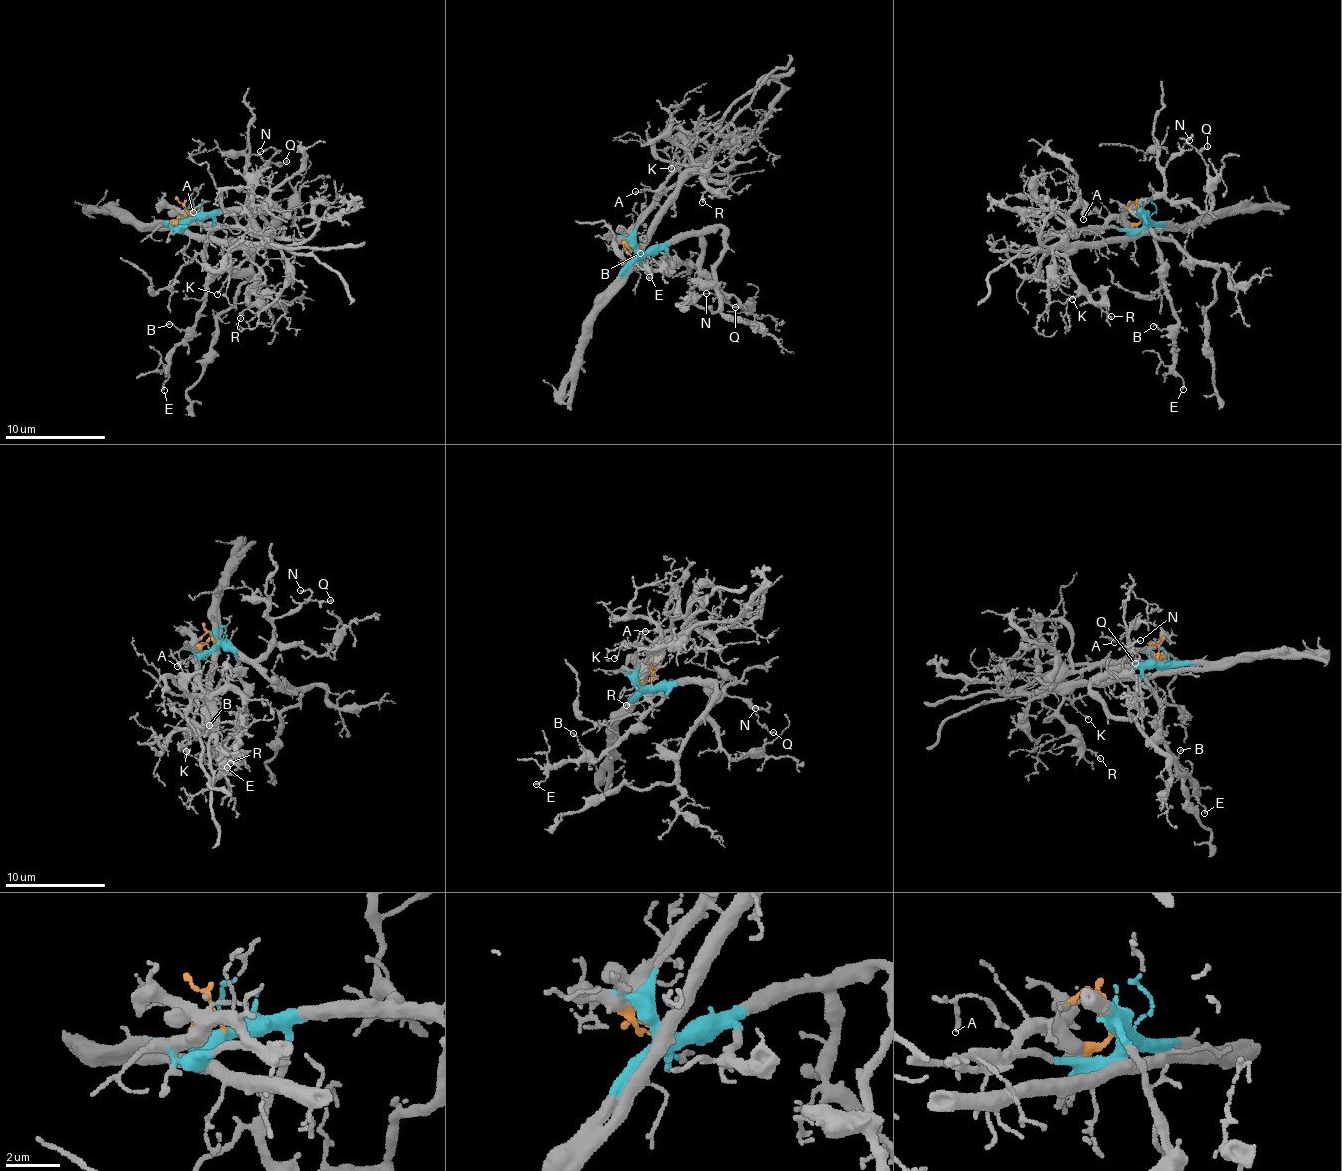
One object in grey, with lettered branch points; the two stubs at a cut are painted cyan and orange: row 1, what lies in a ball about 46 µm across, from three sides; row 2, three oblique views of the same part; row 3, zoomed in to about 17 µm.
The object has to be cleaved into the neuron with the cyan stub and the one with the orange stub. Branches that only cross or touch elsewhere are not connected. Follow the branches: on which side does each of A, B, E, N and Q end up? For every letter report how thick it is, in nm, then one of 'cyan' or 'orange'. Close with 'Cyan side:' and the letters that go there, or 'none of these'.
A: 130 nm thick; orange
B: 120 nm thick; cyan
E: 120 nm thick; cyan
N: 120 nm thick; cyan
Q: 90 nm thick; cyan
Cyan side: B, E, N, Q

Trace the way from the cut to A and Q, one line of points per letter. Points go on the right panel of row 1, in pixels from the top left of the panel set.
A: (1142, 220), (1133, 203), (1105, 219), (1093, 206), (1086, 206), (1084, 219)
Q: (1144, 220), (1147, 218), (1134, 205), (1154, 199), (1162, 191), (1165, 163), (1182, 150), (1208, 145)

